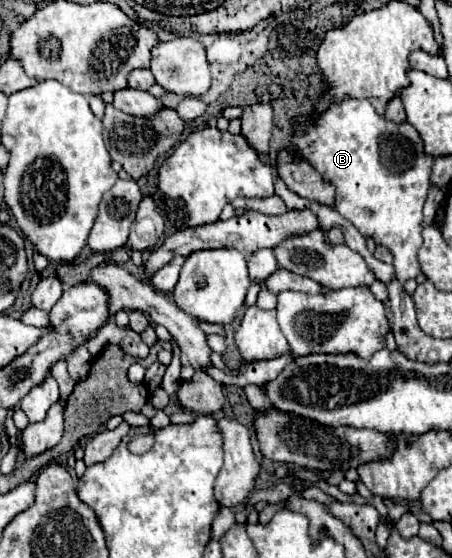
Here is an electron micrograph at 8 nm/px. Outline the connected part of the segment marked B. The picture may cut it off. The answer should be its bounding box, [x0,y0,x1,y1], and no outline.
[291,96,435,282]

